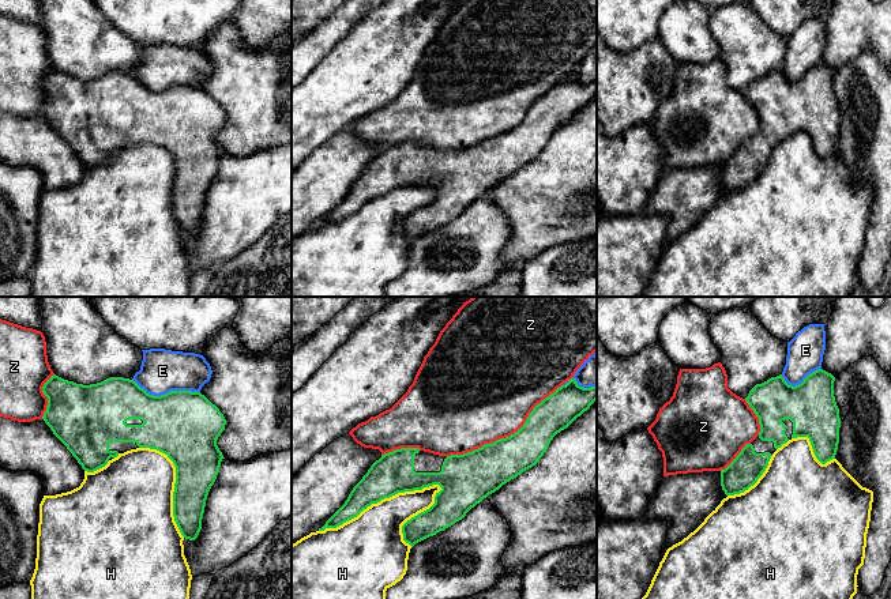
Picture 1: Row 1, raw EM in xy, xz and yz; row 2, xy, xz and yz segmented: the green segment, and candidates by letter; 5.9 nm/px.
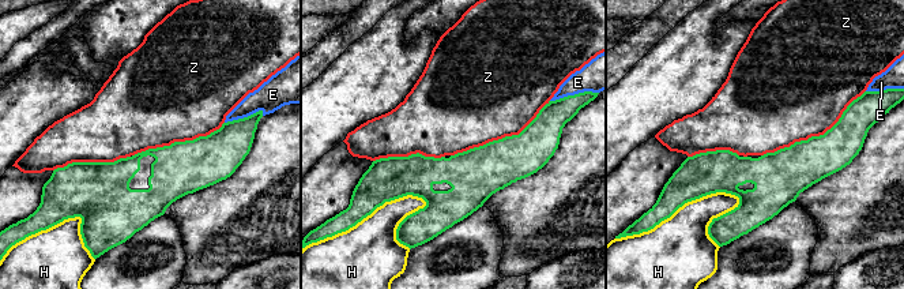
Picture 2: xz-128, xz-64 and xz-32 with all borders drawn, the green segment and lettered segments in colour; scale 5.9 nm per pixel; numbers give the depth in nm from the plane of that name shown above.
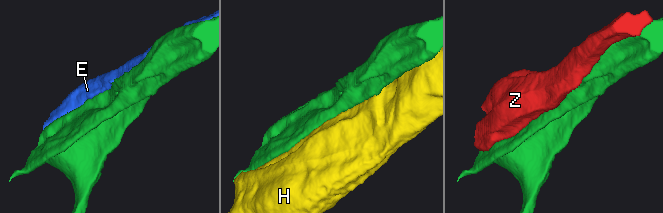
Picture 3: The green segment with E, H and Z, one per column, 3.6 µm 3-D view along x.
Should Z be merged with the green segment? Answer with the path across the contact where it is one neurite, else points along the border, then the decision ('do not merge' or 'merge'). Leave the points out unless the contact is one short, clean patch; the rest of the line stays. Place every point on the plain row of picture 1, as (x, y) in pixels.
do not merge

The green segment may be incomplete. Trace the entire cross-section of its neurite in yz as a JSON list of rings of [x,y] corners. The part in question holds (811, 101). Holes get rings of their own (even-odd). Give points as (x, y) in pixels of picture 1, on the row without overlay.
[[[817,64],[796,82],[789,80],[782,69],[756,79],[745,93],[759,113],[759,131],[747,139],[736,154],[721,165],[721,181],[726,191],[744,188],[753,181],[766,166],[772,148],[792,133],[808,132],[816,154],[826,159],[835,154],[839,139],[839,103],[834,91],[835,72]]]

